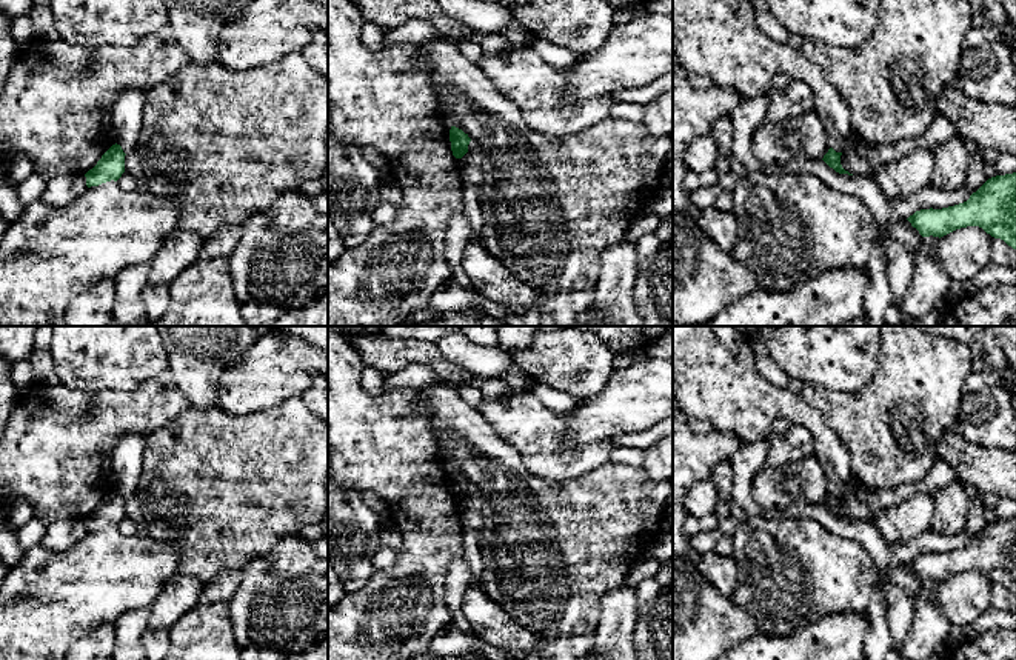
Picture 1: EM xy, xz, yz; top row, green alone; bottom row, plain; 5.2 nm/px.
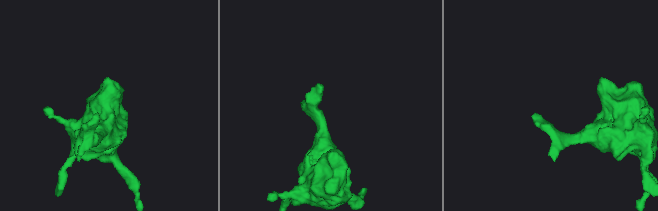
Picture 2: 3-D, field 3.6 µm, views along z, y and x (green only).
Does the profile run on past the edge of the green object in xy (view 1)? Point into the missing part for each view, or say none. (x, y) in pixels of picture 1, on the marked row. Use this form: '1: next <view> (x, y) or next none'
1: next none

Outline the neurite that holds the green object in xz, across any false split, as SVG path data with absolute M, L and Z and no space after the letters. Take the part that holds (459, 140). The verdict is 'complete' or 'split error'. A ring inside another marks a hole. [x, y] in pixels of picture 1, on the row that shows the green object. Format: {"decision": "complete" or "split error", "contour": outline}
{"decision": "complete", "contour": "M451 126L450 129L451 151L456 158L462 158L468 152L471 138L462 129Z"}

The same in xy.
{"decision": "complete", "contour": "M112 145L97 162L97 165L89 169L86 177L86 186L99 186L106 182L117 182L125 172L125 152L120 145Z"}

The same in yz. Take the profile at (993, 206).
{"decision": "complete", "contour": "M1016 172L988 178L964 203L921 209L907 218L922 237L944 237L956 229L979 226L1016 249Z"}

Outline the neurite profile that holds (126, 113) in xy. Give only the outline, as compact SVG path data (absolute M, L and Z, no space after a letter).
M128 88L122 91L111 109L112 129L117 145L128 154L135 149L143 125L146 91Z

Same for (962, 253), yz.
M979 226L961 228L939 238L933 257L953 282L967 280L991 263L991 238Z

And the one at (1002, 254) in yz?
M991 238L991 263L1016 268L1016 249L1001 238Z

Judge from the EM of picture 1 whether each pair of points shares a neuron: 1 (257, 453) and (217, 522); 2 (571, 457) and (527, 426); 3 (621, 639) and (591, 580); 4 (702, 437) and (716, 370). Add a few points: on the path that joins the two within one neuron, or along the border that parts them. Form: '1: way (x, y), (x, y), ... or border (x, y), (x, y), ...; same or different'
1: way (245, 470), (223, 491), (217, 505); same
2: way (561, 457), (538, 437); same
3: border (624, 582), (601, 597), (599, 622), (593, 631); different
4: border (688, 417), (707, 420), (716, 430), (738, 437); different

